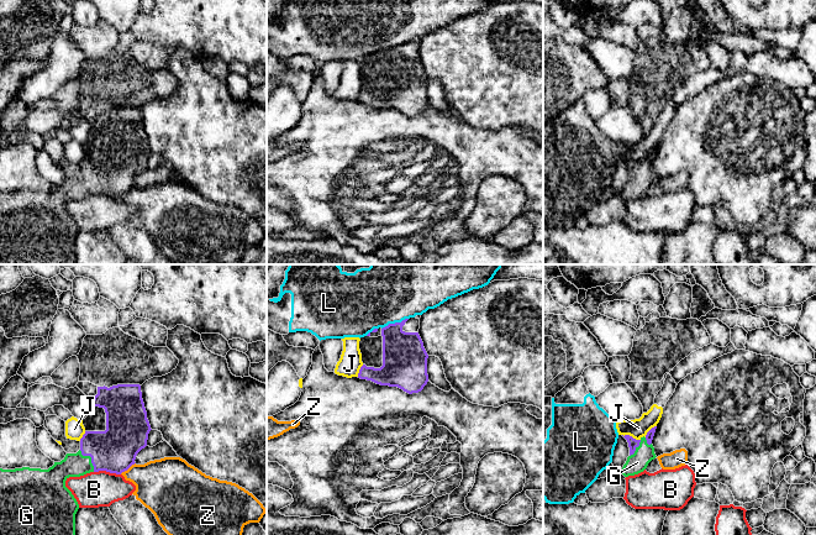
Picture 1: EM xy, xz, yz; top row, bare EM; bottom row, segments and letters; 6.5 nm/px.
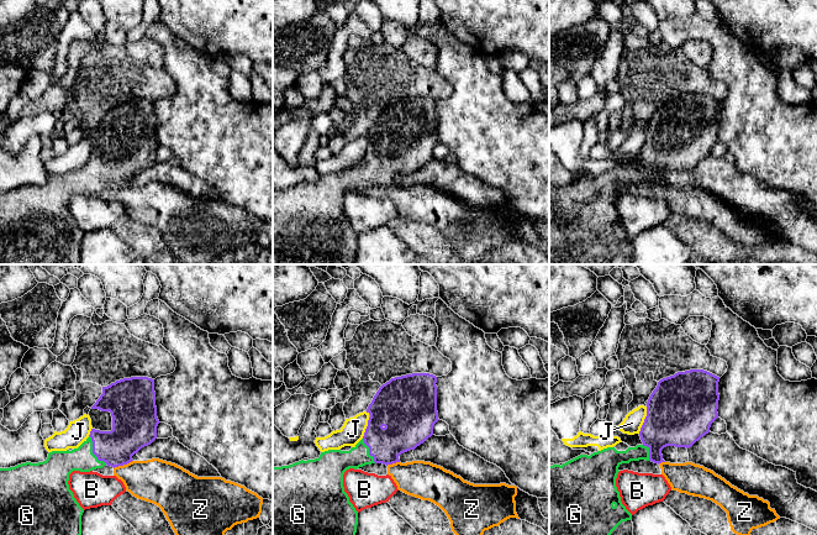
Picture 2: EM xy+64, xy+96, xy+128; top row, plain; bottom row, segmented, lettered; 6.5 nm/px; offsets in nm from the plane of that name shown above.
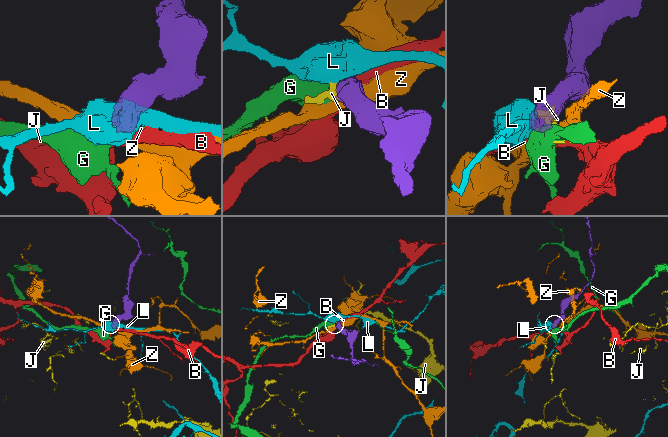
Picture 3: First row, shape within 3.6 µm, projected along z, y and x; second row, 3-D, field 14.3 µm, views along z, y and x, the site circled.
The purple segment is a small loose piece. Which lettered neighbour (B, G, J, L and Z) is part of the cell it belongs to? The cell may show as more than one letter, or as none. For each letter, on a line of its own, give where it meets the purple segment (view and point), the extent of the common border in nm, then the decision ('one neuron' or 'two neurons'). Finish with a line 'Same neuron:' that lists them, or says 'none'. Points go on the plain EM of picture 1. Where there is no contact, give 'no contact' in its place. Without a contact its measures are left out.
B: meets purple in xy at (108, 194); contact 180 nm long; two neurons
G: meets purple in xy at (91, 182); contact 170 nm long; one neuron
J: meets purple in yz at (631, 160); contact 130 nm long; two neurons
L: meets purple in xz at (395, 46); contact 190 nm long; two neurons
Z: meets purple in xy at (127, 192); contact 130 nm long; two neurons
Same neuron: G

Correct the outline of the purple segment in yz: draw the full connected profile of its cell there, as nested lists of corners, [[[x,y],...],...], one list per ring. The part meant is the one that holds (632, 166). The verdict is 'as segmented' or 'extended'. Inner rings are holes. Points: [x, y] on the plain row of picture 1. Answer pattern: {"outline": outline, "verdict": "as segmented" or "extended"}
{"outline": [[[657,150],[652,151],[647,158],[639,163],[636,163],[630,158],[623,159],[627,163],[630,171],[630,179],[621,193],[621,196],[625,200],[643,195],[648,187],[657,180],[652,168],[656,152]]], "verdict": "extended"}

